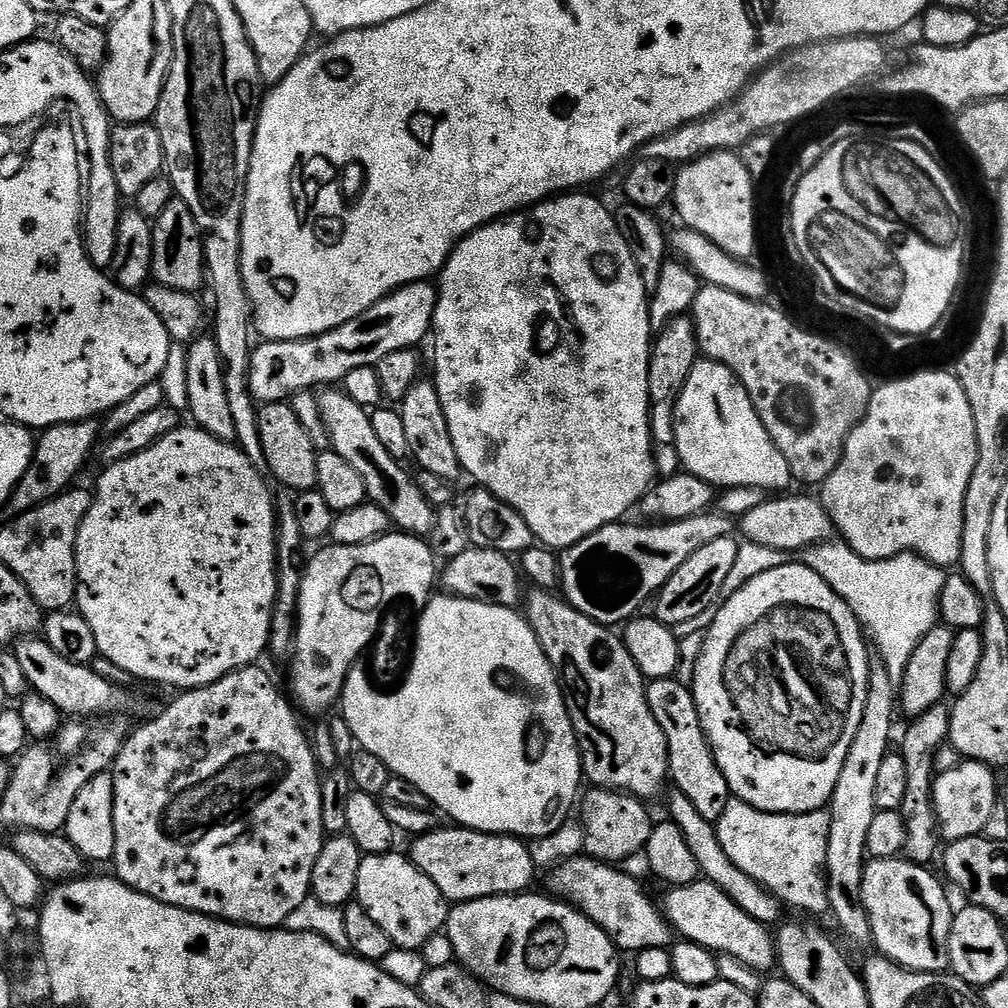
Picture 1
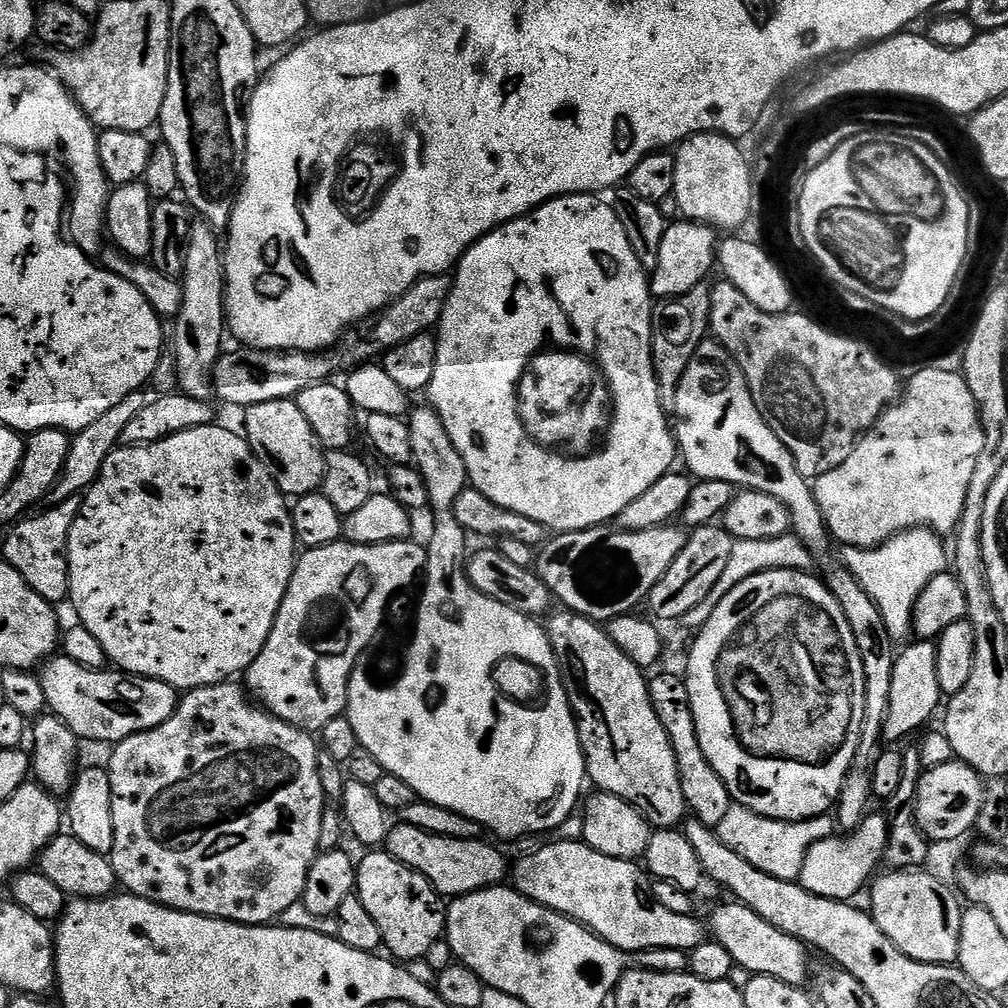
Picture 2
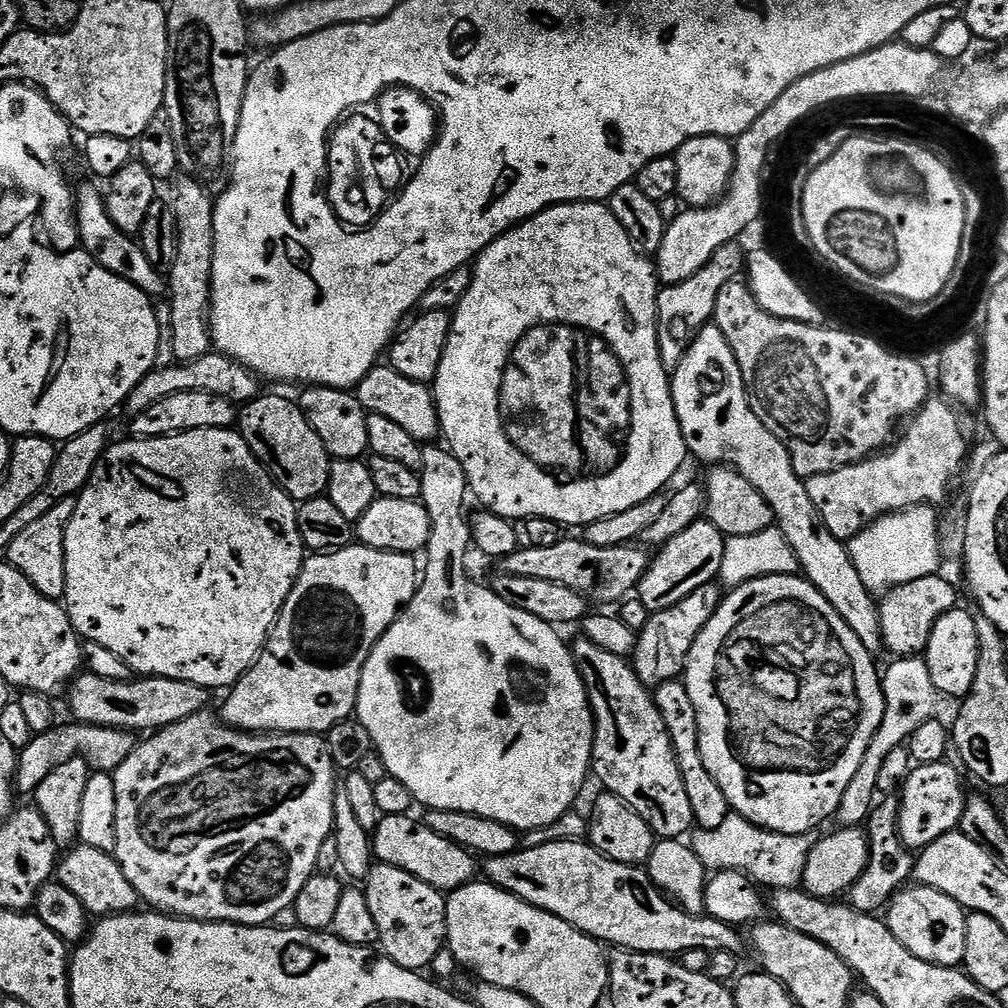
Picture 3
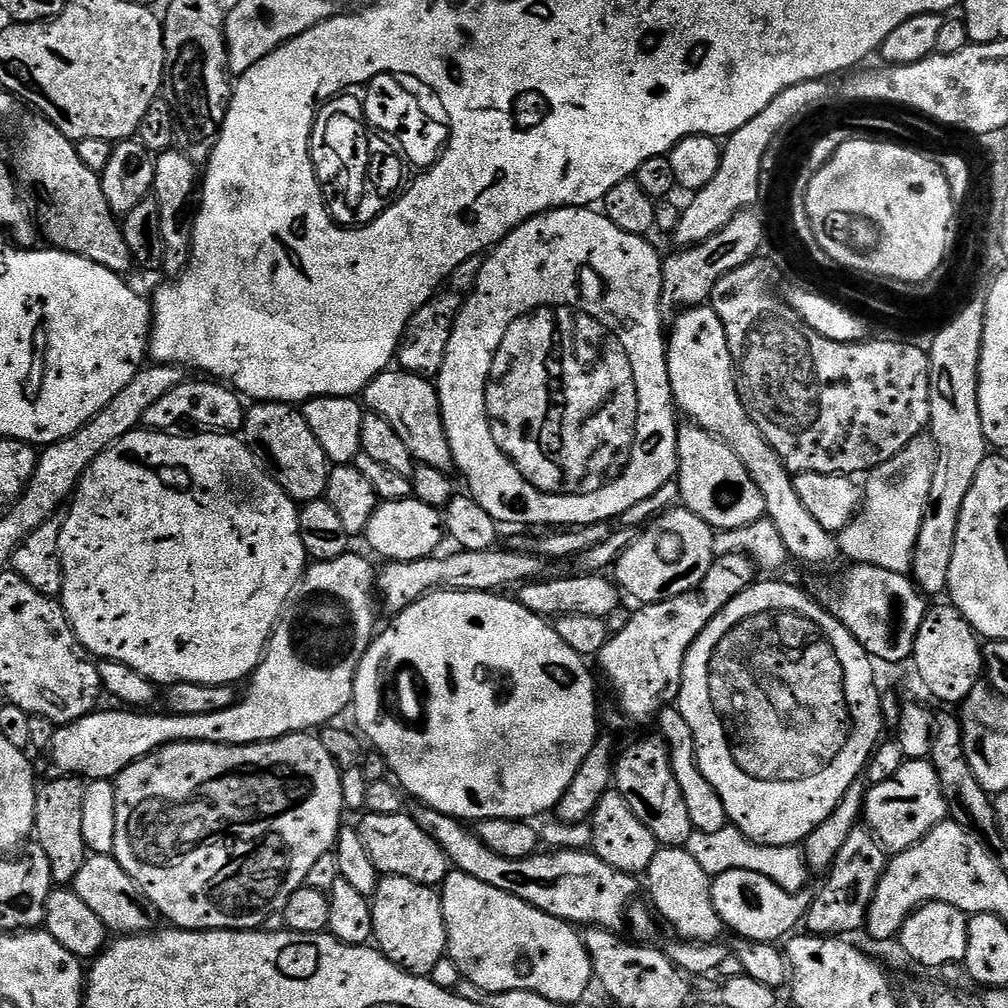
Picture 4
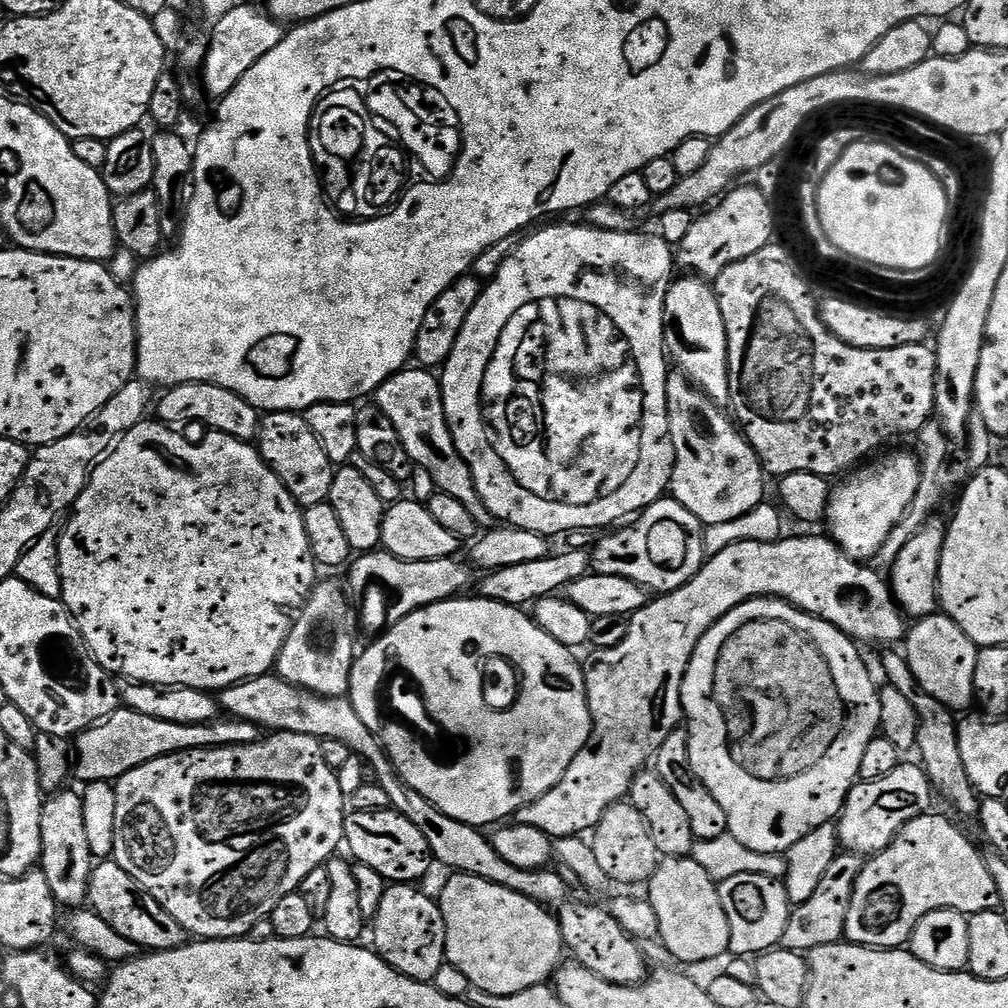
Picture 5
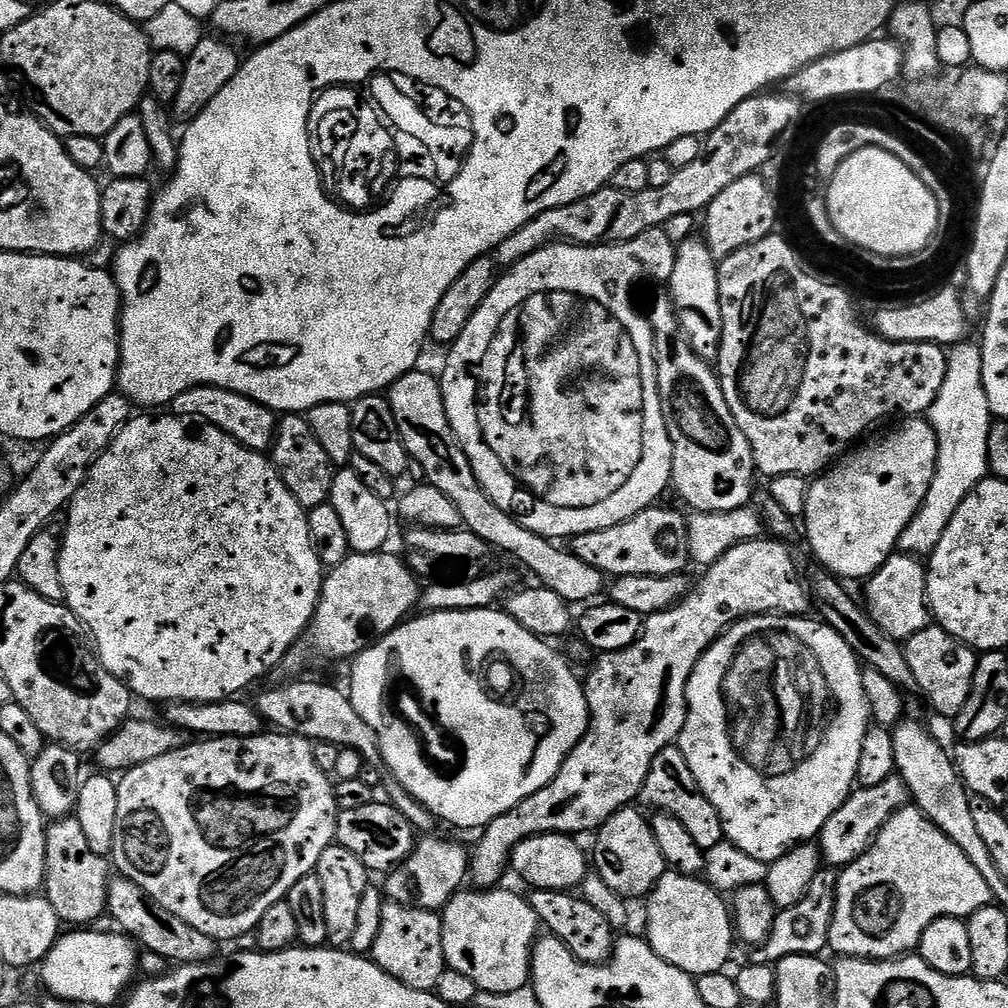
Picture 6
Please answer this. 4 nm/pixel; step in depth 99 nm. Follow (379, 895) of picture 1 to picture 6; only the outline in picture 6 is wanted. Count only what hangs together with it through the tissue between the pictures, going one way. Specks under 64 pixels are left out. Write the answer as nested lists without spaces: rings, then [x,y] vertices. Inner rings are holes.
[[[385,903],[382,926],[378,926],[378,938],[374,938],[370,959],[386,974],[398,978],[398,982],[414,990],[432,992],[438,986],[438,978],[446,971],[441,913]]]

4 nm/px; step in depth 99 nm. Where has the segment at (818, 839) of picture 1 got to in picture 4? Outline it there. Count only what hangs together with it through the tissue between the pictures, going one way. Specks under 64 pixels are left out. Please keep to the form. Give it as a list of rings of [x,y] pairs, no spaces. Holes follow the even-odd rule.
[[[734,827],[717,830],[715,834],[702,834],[693,831],[686,845],[690,858],[706,870],[706,874],[715,878],[726,871],[748,870],[755,874],[765,875],[788,893],[802,893],[809,887],[808,876],[810,869],[808,860],[804,857],[803,847],[791,844],[790,846],[762,846],[750,838],[746,838]]]

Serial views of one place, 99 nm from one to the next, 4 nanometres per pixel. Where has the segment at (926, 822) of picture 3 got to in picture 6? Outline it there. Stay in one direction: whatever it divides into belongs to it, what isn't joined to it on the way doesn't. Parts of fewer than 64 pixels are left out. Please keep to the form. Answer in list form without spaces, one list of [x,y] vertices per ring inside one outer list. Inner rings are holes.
[[[898,774],[878,782],[878,786],[857,787],[837,812],[830,814],[818,837],[820,855],[825,865],[842,870],[853,864],[871,846],[886,822],[900,808],[909,807],[910,797],[906,782]]]

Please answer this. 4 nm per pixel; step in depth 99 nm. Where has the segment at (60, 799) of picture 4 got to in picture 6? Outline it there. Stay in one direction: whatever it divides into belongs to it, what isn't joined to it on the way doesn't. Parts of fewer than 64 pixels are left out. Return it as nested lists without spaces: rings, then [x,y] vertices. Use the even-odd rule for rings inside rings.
[[[60,818],[46,828],[46,874],[43,891],[58,918],[68,926],[92,926],[108,910],[110,860],[94,854],[86,843],[86,833],[74,818]]]

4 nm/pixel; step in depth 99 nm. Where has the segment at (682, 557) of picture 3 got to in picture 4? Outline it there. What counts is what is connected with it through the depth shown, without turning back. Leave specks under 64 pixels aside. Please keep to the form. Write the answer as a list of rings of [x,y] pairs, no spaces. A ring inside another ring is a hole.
[[[677,506],[669,512],[664,512],[648,529],[637,535],[636,541],[631,544],[622,555],[616,559],[614,565],[614,580],[625,593],[628,592],[637,601],[637,605],[657,604],[666,602],[670,598],[678,598],[678,594],[686,594],[686,590],[694,590],[710,574],[710,566],[716,560],[714,554],[714,538],[716,532],[698,514],[689,508]]]

